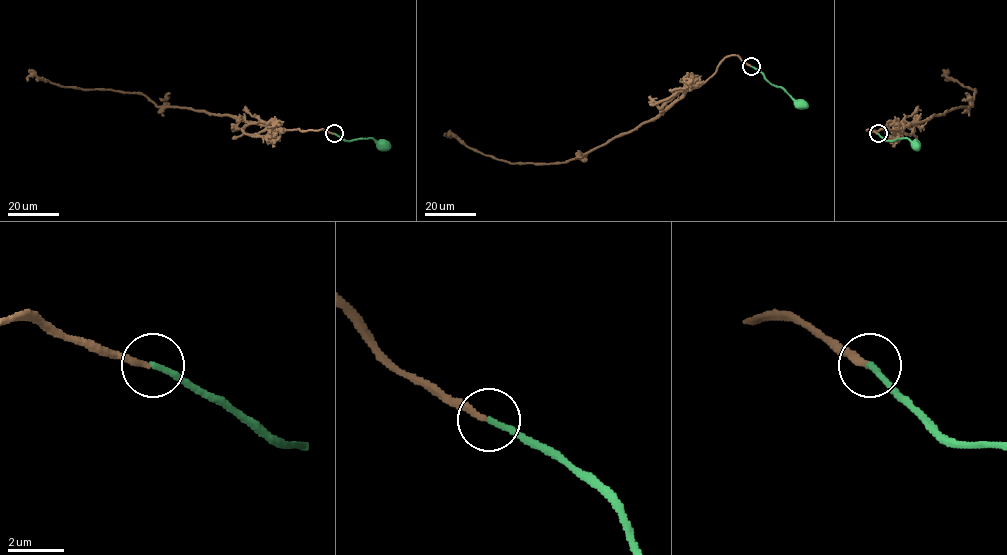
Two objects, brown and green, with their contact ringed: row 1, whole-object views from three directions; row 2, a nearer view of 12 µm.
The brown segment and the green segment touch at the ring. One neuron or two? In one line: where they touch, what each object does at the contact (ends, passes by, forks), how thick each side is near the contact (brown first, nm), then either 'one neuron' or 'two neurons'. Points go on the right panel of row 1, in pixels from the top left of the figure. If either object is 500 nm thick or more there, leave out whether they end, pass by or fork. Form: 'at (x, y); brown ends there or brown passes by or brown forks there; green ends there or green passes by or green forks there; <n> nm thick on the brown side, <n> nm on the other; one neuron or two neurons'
at (878, 133); brown ends there; green ends there; 220 nm thick on the brown side, 220 nm on the other; one neuron

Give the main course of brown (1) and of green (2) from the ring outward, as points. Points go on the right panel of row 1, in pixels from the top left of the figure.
1: (877, 133), (867, 130), (900, 131), (932, 115), (969, 107), (974, 89), (946, 75), (944, 80)
2: (877, 133), (885, 140), (907, 138), (915, 146)

